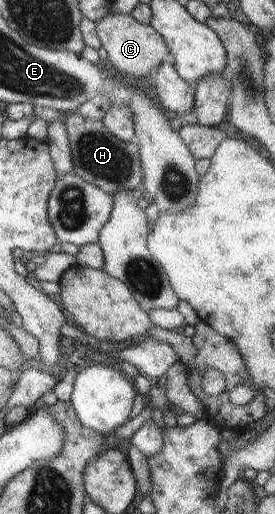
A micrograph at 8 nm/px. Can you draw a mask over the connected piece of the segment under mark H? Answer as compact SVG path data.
M75 110L64 114L61 120L67 133L73 174L95 185L108 195L113 195L115 190L132 190L139 182L142 182L140 156L135 141L115 138L103 126L102 120L87 120Z

